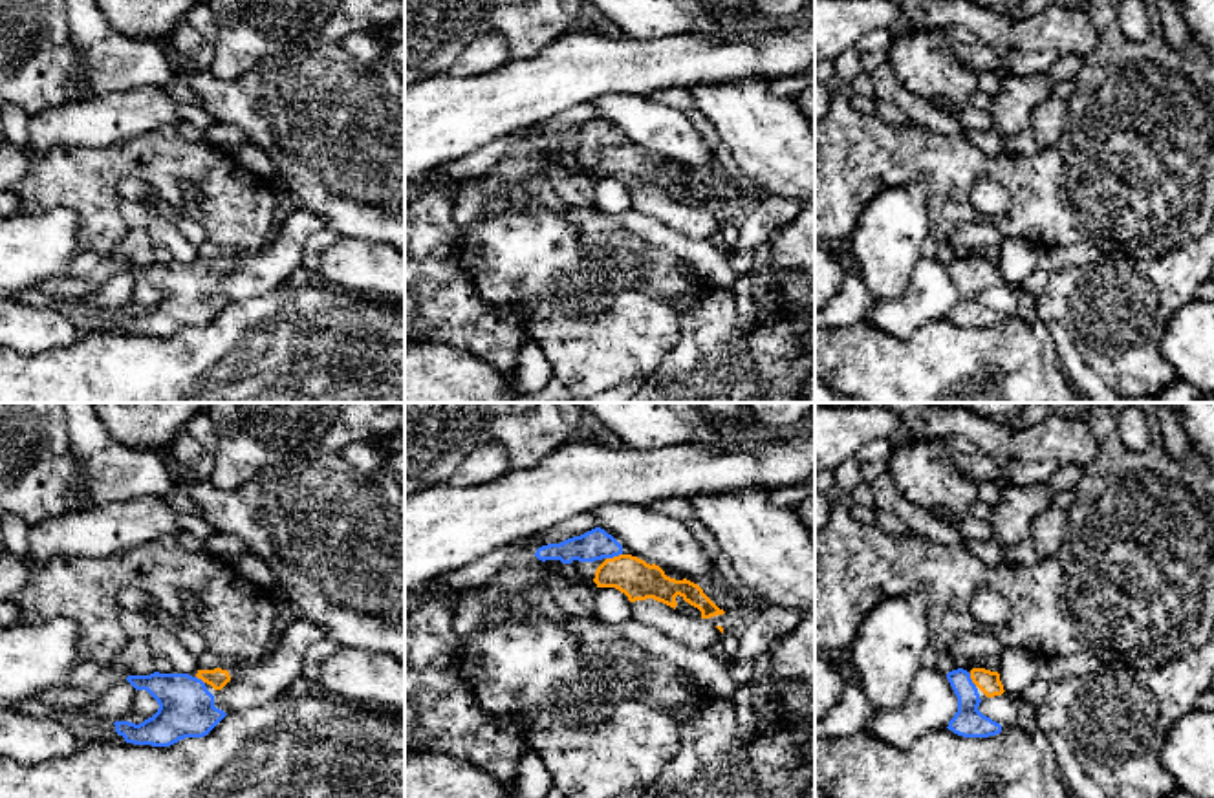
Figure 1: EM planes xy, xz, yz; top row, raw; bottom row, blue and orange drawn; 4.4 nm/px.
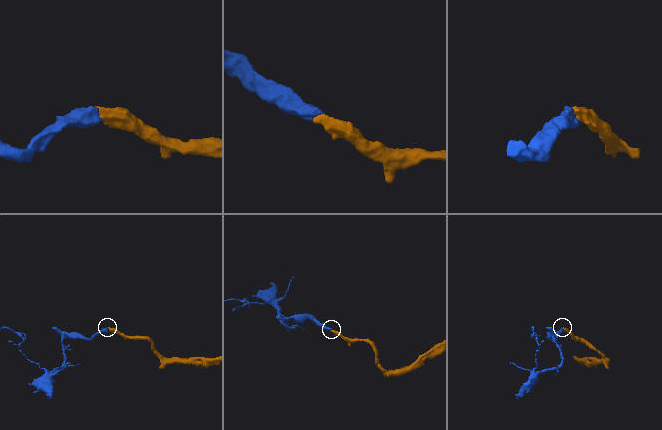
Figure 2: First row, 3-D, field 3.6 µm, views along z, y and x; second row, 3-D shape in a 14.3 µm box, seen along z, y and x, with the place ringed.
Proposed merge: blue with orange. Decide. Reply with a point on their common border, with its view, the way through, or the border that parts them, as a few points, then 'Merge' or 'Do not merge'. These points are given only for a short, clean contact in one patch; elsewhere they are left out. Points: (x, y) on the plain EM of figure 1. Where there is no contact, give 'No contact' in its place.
Touches blue at xz (614, 145). Path across: xz (596, 134), (605, 136), (614, 145), (639, 171). Merge

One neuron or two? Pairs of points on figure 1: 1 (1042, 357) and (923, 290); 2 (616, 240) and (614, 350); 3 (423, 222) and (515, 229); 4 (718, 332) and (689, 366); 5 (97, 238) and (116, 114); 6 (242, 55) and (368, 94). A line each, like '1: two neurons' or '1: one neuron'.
1: two neurons
2: two neurons
3: two neurons
4: one neuron
5: two neurons
6: two neurons

